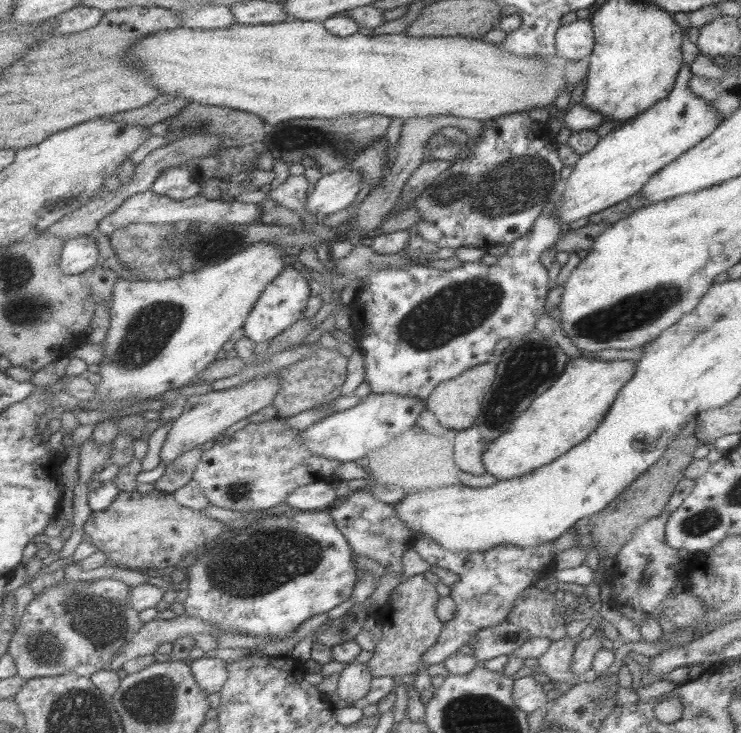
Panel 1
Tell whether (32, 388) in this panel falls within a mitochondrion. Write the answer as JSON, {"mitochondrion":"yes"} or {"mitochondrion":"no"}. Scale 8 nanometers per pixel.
{"mitochondrion":"no"}

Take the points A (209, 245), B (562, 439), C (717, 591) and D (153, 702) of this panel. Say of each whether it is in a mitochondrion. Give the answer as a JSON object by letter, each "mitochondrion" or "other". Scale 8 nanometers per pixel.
{"A":"mitochondrion","B":"other","C":"other","D":"mitochondrion"}

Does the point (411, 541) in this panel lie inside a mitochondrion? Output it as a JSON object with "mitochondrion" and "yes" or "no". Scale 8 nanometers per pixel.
{"mitochondrion":"no"}

